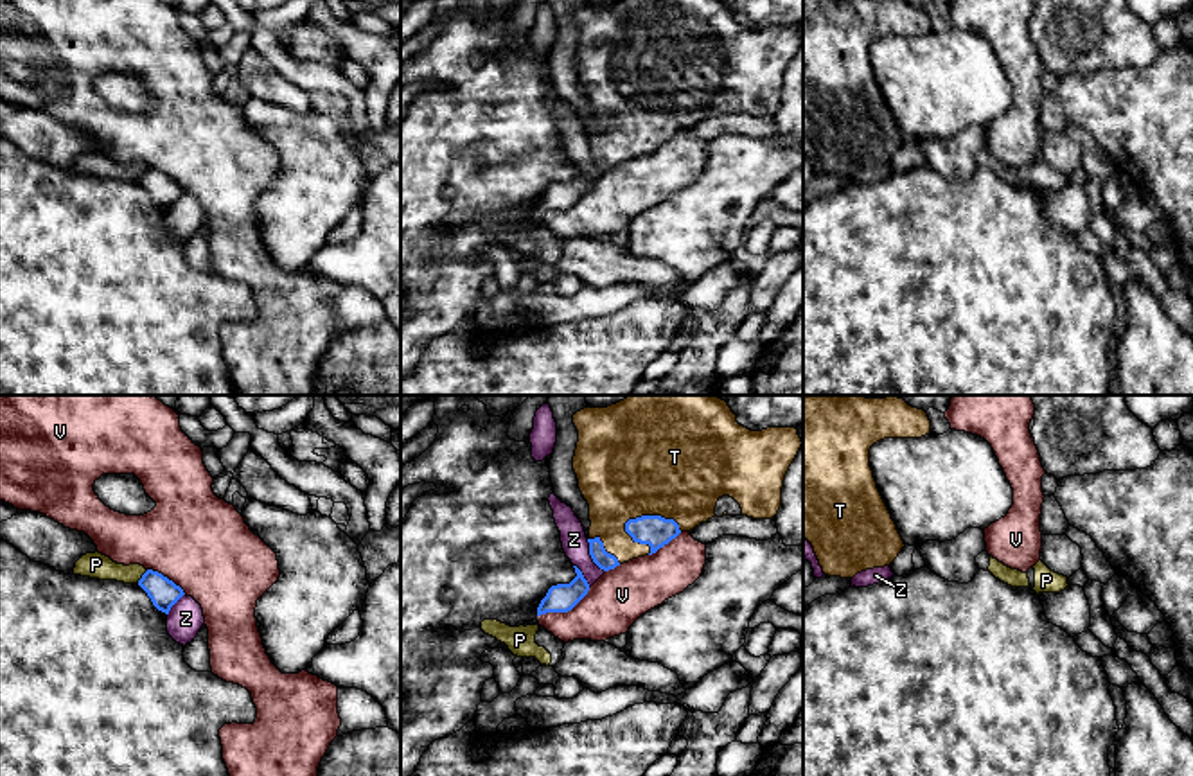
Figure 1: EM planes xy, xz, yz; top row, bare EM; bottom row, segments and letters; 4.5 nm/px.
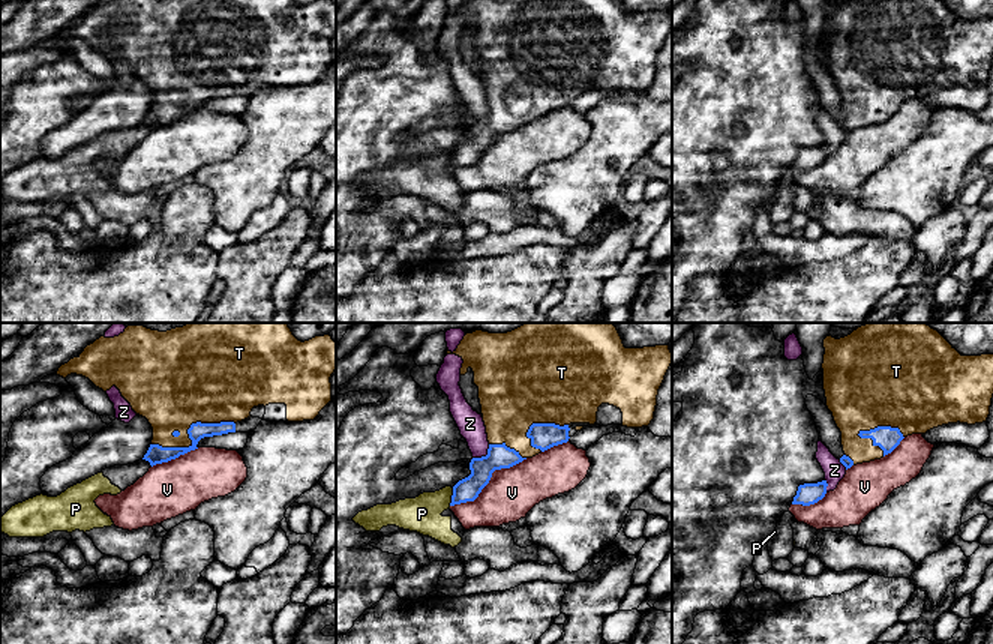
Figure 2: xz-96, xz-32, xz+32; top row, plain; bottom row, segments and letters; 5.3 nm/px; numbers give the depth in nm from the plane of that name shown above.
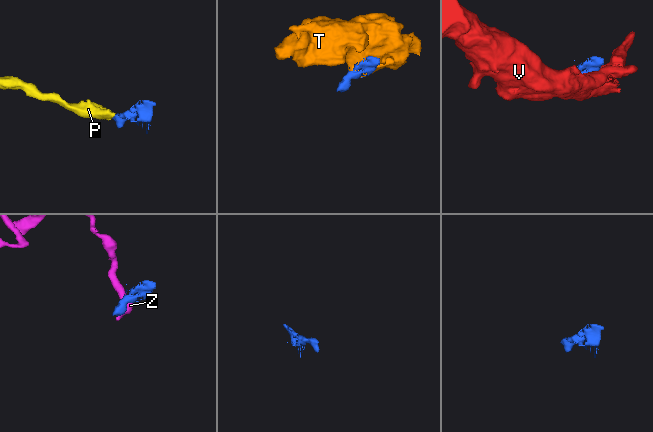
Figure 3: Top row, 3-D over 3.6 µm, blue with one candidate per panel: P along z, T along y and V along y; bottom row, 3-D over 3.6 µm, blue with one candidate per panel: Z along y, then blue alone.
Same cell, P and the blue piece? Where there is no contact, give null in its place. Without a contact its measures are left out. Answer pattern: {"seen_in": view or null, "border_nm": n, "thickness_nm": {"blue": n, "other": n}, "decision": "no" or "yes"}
{"seen_in": "xy", "border_nm": 80, "thickness_nm": {"blue": 140, "other": 110}, "decision": "no"}

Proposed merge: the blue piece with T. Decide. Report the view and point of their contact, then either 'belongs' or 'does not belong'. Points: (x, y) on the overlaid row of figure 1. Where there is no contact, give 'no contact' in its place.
meets blue in xz at (654, 516); belongs

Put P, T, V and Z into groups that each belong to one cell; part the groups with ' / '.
P / T / V / Z

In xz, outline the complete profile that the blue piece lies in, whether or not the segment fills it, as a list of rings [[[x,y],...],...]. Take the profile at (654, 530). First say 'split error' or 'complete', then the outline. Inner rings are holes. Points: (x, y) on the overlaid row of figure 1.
split error; [[[631,395],[607,408],[588,406],[573,415],[573,424],[579,431],[573,471],[579,480],[579,489],[589,505],[589,555],[604,571],[614,569],[616,566],[632,559],[652,555],[676,539],[681,532],[690,532],[711,517],[747,516],[753,519],[774,519],[782,507],[782,487],[785,474],[803,445],[796,428],[767,428],[762,431],[751,431],[740,426],[728,402],[713,395]]]

